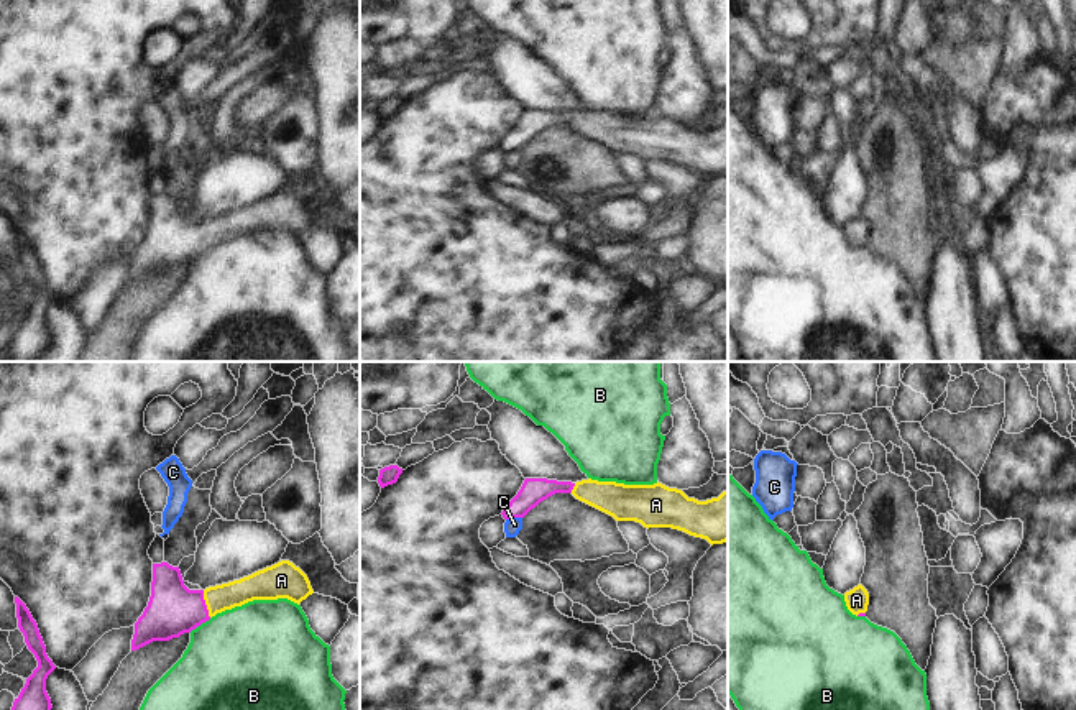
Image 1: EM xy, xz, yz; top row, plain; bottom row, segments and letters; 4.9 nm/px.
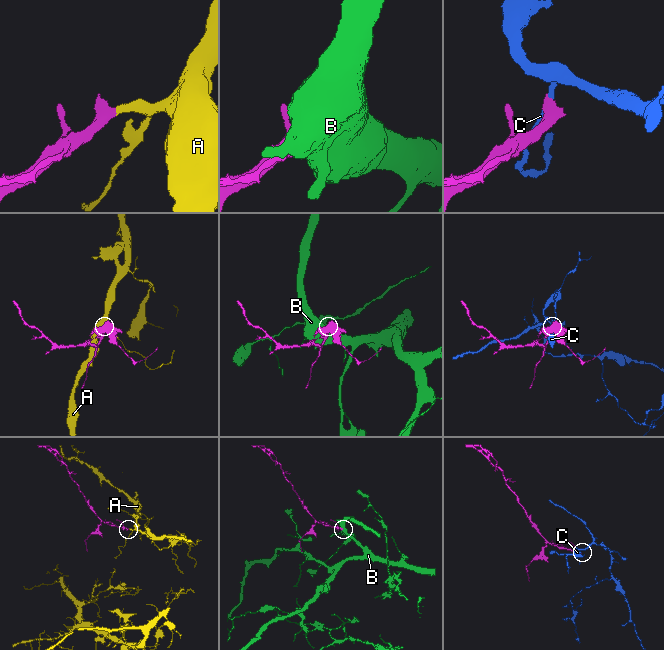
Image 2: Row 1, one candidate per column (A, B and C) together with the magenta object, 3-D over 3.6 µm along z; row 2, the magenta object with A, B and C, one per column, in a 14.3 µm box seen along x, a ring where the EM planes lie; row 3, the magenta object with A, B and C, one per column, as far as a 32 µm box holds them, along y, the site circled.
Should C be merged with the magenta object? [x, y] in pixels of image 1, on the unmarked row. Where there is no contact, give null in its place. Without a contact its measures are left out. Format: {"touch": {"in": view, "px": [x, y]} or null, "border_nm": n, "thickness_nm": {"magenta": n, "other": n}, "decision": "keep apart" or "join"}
{"touch": {"in": "xz", "px": [513, 148]}, "border_nm": 80, "thickness_nm": {"magenta": 130, "other": 80}, "decision": "keep apart"}

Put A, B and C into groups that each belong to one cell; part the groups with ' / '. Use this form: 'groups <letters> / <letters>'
groups A / B / C

